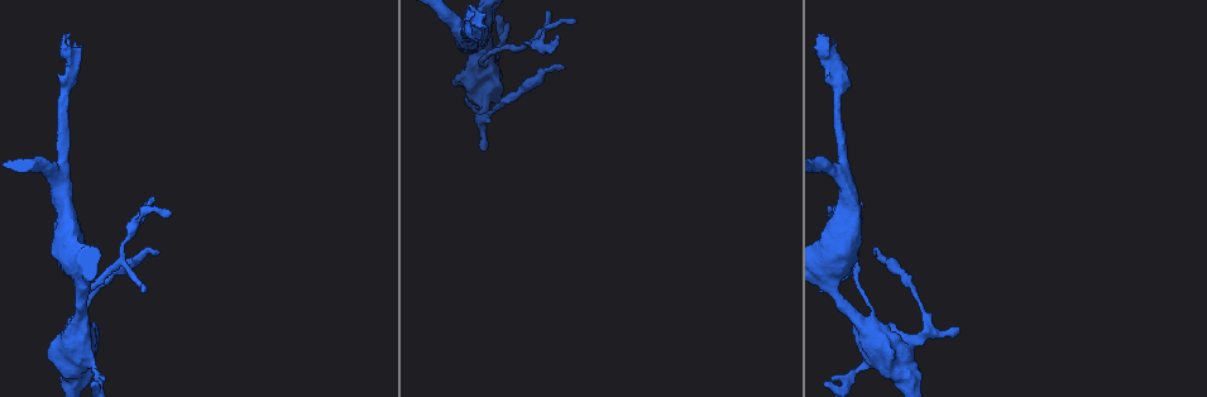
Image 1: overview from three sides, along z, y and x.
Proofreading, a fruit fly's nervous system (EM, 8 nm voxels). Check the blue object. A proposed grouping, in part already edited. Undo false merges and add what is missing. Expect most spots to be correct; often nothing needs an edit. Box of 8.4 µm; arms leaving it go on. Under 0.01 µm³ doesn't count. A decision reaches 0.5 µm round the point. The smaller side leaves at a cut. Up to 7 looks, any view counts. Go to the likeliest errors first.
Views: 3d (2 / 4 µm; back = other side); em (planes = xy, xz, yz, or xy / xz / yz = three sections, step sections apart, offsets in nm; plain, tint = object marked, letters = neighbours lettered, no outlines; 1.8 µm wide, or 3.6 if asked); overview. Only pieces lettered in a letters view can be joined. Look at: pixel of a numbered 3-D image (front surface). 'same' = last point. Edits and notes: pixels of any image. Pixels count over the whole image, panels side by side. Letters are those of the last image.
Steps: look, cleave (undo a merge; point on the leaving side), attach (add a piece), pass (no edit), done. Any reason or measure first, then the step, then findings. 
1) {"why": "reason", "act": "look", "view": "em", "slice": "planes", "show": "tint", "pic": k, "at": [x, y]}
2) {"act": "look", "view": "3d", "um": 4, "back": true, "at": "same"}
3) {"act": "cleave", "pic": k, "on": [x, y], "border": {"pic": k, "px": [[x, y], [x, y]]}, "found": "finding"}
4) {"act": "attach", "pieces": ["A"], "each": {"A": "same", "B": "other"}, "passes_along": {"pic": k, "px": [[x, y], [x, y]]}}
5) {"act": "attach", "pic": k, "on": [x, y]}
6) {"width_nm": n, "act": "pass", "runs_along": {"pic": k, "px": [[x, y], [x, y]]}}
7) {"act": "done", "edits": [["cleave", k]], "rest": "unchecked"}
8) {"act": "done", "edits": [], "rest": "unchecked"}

{"why": "branch stops here", "act": "look", "view": "em", "slice": "planes", "show": "letters", "pic": 1, "at": [875, 252]}

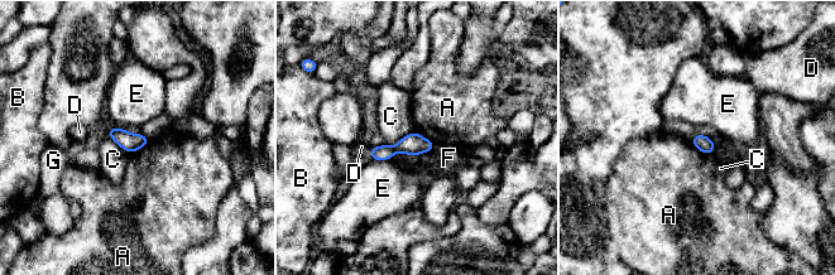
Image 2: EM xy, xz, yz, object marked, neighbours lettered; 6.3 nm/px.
{"act": "pass", "each": {"A": "other", "B": "other", "C": "other", "D": "other", "E": "other", "F": "other", "G": "other"}, "border": {"pic": 2, "px": [[150, 140], [129, 154]]}, "found": "none of them fits"}

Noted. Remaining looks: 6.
{"why": "thin arm on a thick one", "act": "look", "view": "em", "um": 3.6, "slice": "planes", "show": "letters", "pic": 1, "at": [478, 64]}

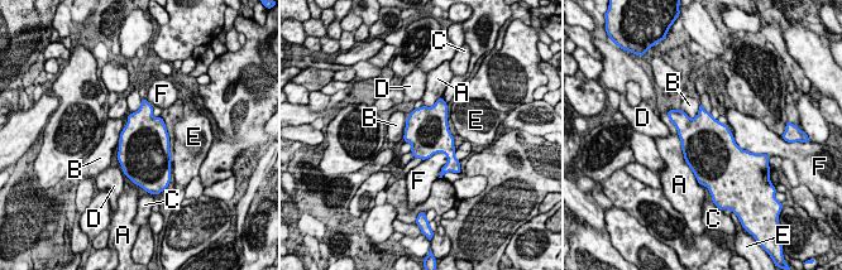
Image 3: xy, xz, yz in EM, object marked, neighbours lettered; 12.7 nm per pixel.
{"longest_contact_nm": ["A", 600], "act": "pass", "each": {"A": "other", "B": "other", "C": "other", "D": "other", "E": "other", "F": "other"}, "border": {"pic": 3, "px": [[701, 105], [694, 117], [680, 109]]}, "found": "all the same neuron"}

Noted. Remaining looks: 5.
{"why": "arms part here", "act": "look", "view": "3d", "um": 2, "pic": 1, "at": [460, 37]}

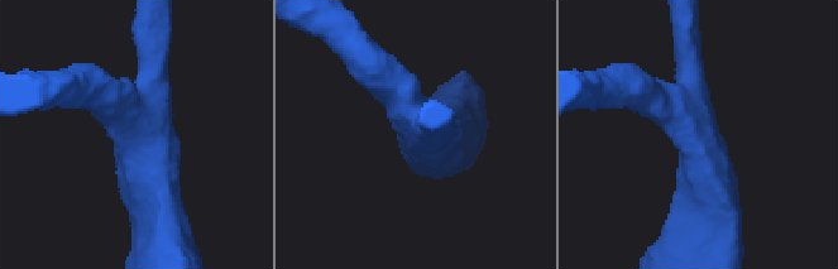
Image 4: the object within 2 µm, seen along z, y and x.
{"arms": 3, "arm_widths_nm": [200, 280, 380], "why": "shape alone is not enough", "act": "look", "view": "em", "slice": "planes", "show": "tint", "pic": 4, "at": [690, 120]}

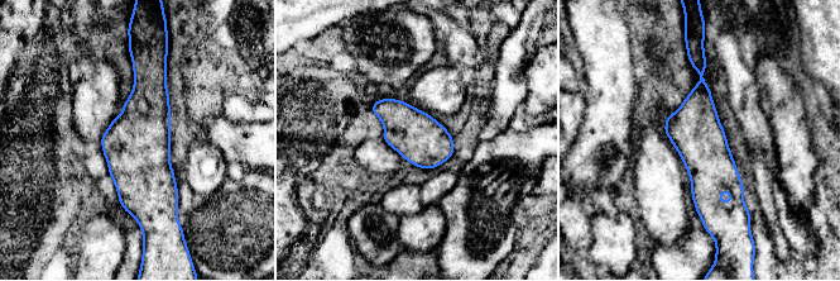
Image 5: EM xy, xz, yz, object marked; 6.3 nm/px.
{"act": "look", "view": "em", "slice": "planes", "show": "letters", "at": "same"}

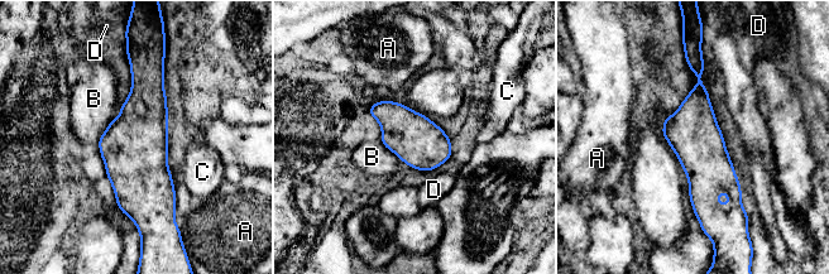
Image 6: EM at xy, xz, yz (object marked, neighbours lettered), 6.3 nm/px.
{"width_nm": 320, "act": "pass", "each": {"A": "other", "B": "other", "C": "other", "D": "other"}, "runs_along": {"pic": 6, "px": [[693, 66], [699, 72], [704, 217]]}, "found": "one neuron here"}

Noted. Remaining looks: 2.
{"act": "done", "edits": [], "rest": "unchecked"}

